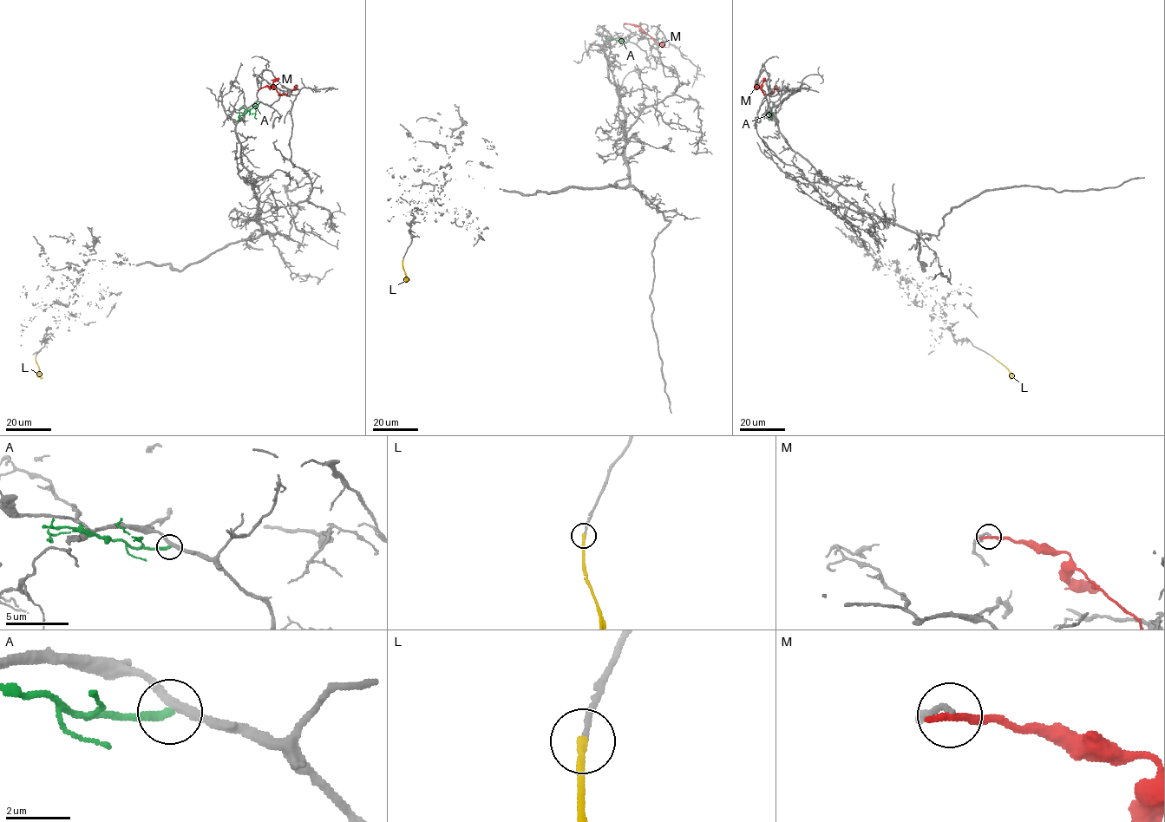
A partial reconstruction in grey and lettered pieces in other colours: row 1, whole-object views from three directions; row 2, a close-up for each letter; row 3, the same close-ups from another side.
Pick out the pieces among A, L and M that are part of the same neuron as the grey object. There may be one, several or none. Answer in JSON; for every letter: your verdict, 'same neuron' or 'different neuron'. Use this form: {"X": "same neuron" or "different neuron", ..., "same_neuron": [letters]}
{"A": "different neuron", "L": "same neuron", "M": "different neuron", "same_neuron": ["L"]}

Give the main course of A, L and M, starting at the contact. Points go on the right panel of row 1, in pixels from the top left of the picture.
A: (773, 101), (770, 110), (770, 107), (771, 120)
L: (991, 355), (1009, 371), (1011, 378)
M: (755, 89), (756, 87), (766, 94), (778, 89)

